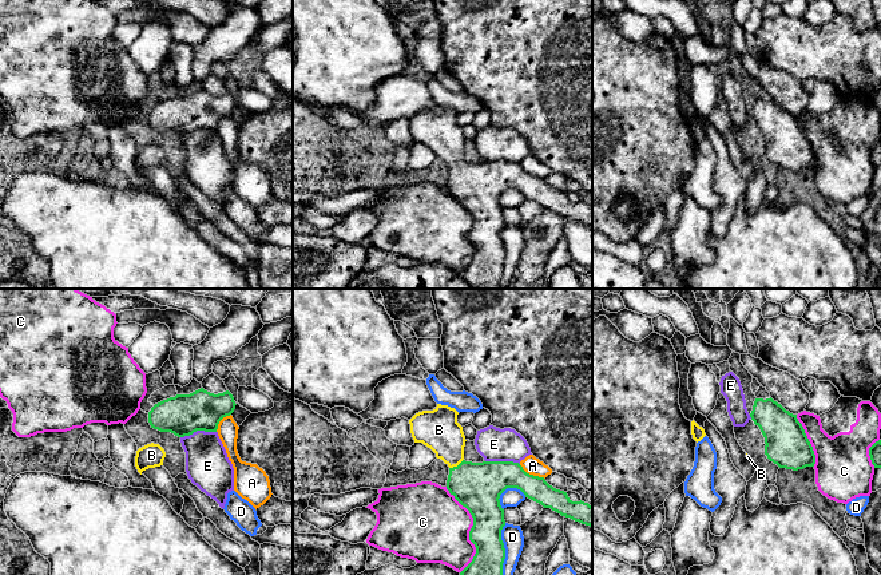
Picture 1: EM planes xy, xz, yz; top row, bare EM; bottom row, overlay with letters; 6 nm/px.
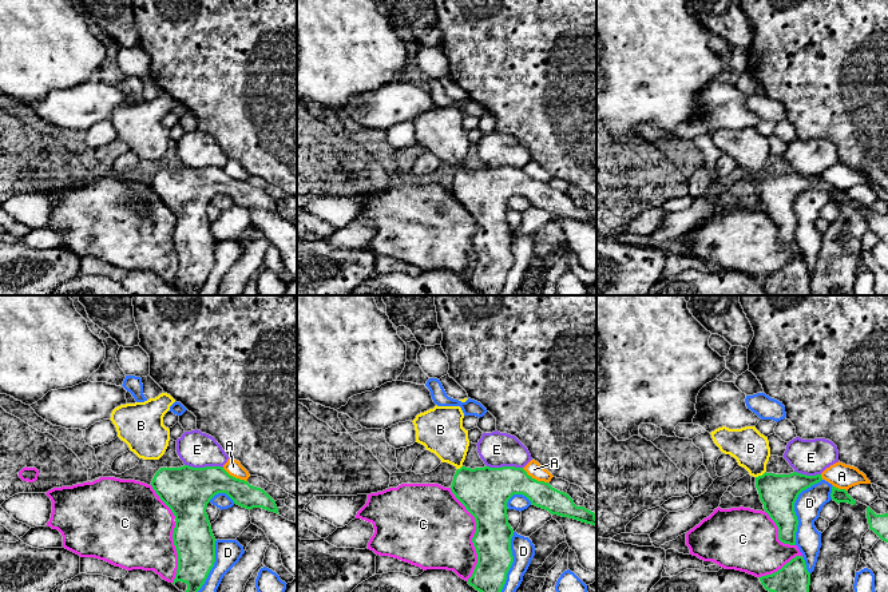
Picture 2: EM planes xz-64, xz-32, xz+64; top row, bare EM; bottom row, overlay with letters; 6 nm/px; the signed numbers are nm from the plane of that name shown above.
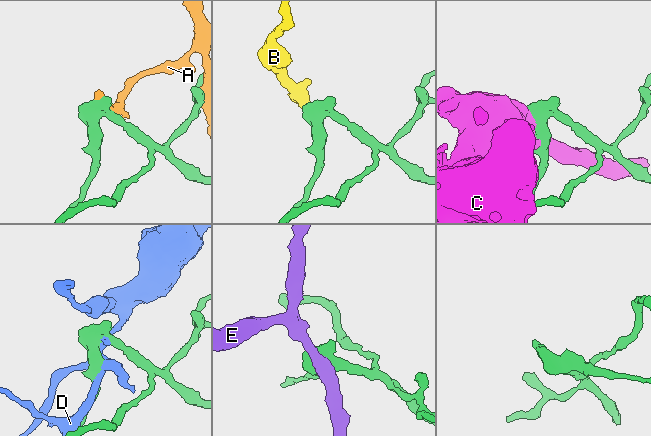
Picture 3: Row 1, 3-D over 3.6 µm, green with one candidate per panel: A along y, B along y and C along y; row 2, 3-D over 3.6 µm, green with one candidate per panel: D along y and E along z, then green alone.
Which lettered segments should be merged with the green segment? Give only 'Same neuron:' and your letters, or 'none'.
Same neuron: B

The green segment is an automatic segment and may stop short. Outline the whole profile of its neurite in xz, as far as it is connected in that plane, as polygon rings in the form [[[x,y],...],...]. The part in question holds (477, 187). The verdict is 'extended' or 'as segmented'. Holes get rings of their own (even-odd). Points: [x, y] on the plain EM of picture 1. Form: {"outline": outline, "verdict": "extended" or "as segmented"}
{"outline": [[[437,104],[433,111],[418,112],[409,120],[410,134],[414,143],[422,143],[430,148],[436,158],[449,167],[447,190],[473,218],[469,241],[475,245],[476,254],[472,262],[460,273],[461,278],[473,289],[500,289],[505,259],[501,230],[505,221],[499,199],[507,189],[517,189],[525,198],[541,205],[544,209],[551,209],[561,217],[590,227],[592,227],[592,207],[582,201],[572,202],[567,193],[553,189],[544,178],[527,174],[519,163],[465,162],[464,147],[467,140],[463,127],[457,123],[457,115],[459,112],[455,108]]], "verdict": "extended"}

